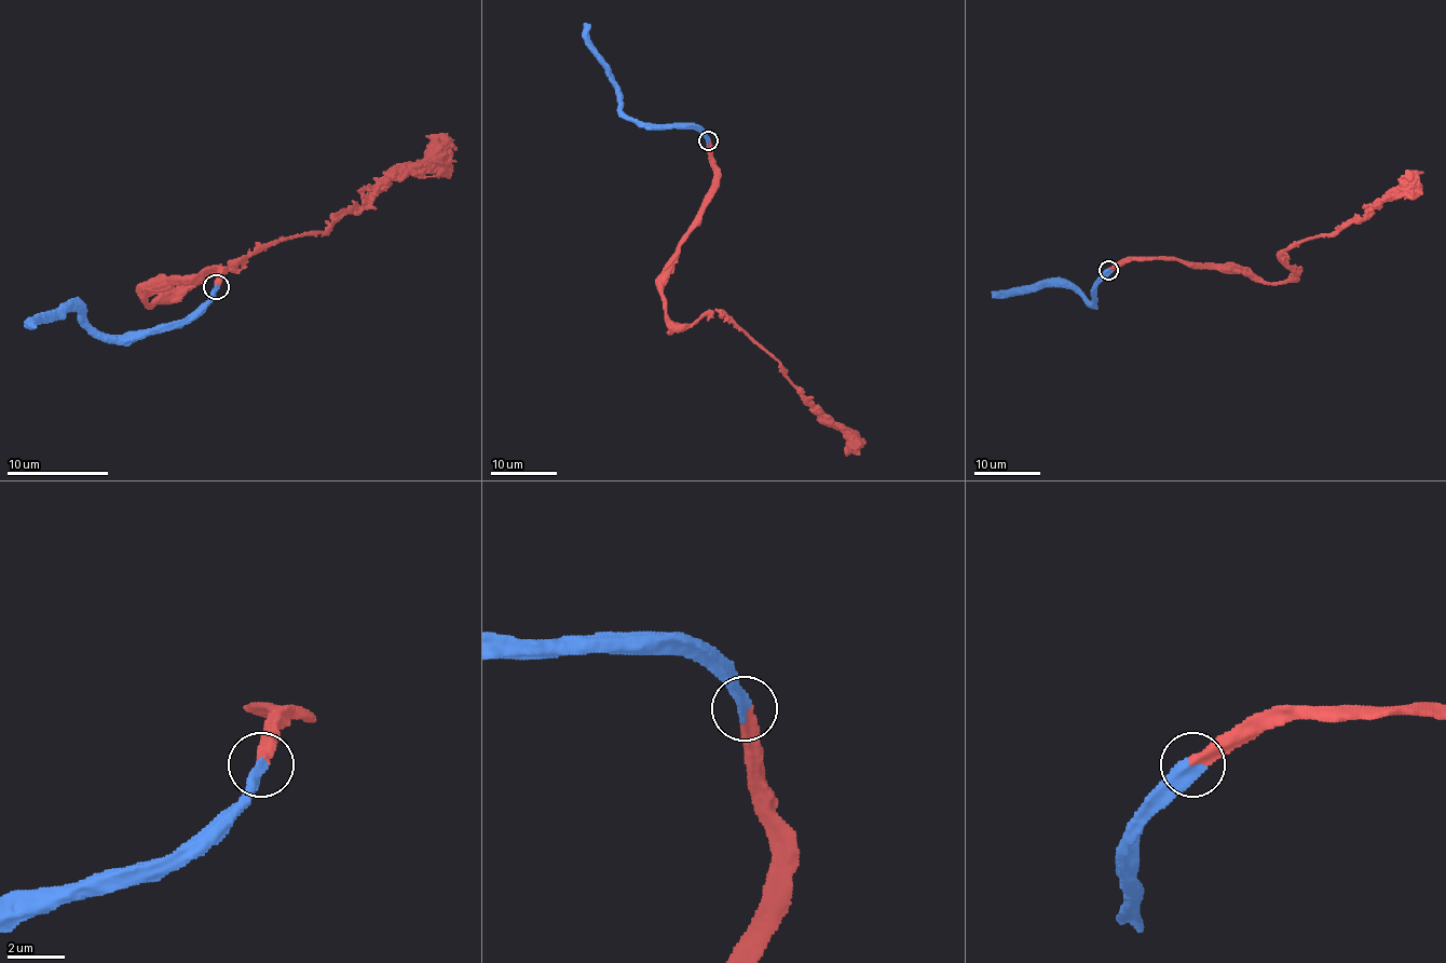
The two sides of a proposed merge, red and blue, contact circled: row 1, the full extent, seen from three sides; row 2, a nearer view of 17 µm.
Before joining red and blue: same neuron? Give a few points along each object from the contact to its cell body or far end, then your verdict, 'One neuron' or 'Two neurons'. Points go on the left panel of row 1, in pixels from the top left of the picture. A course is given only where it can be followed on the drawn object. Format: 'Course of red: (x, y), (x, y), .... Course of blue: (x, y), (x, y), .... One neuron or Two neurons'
Course of red: (216, 286), (226, 269), (165, 281), (147, 299), (152, 307), (357, 213), (432, 154), (426, 136). Course of blue: (216, 286), (185, 320), (141, 331), (101, 335), (76, 309), (48, 312), (27, 324). One neuron

